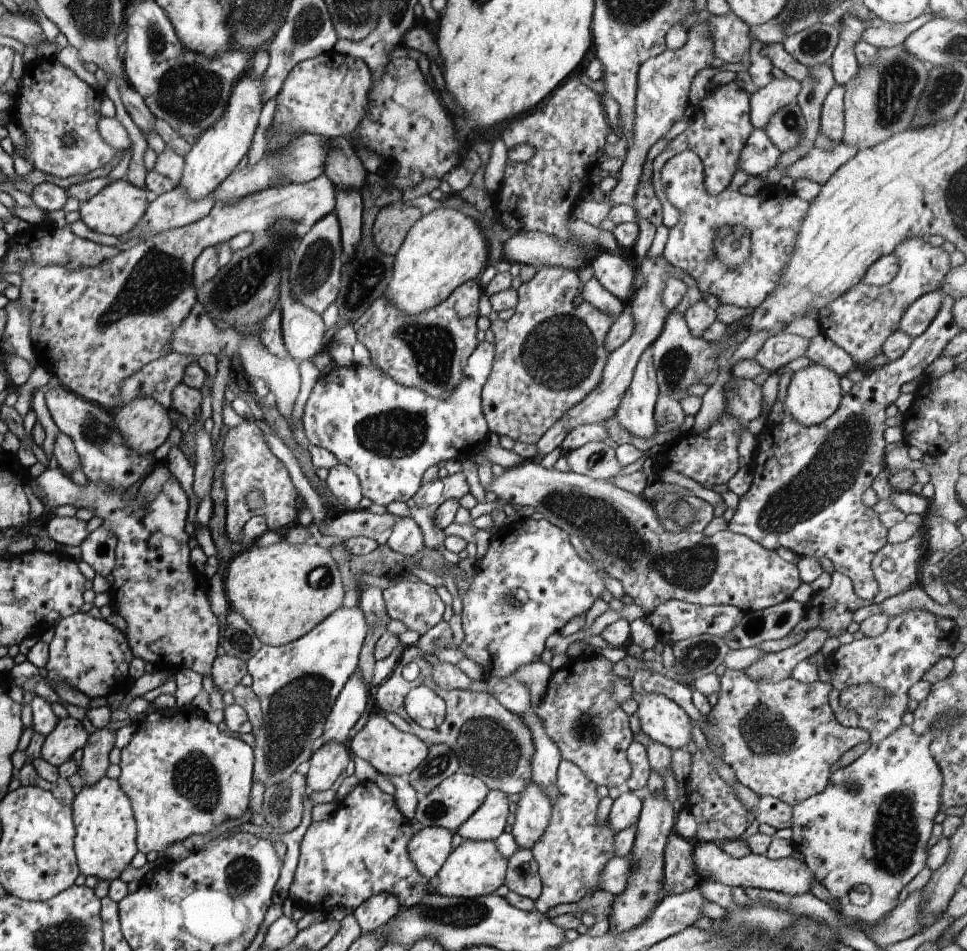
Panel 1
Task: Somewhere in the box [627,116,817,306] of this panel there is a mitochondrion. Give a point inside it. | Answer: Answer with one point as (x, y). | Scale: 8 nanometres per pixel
(731, 243)

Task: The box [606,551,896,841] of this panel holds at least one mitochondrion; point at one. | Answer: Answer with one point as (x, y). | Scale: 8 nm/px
(764, 733)

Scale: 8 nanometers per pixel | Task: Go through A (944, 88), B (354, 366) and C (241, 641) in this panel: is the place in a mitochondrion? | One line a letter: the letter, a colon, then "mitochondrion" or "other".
A: mitochondrion
B: other
C: mitochondrion

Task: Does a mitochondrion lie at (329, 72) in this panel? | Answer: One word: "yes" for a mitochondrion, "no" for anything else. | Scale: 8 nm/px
no

